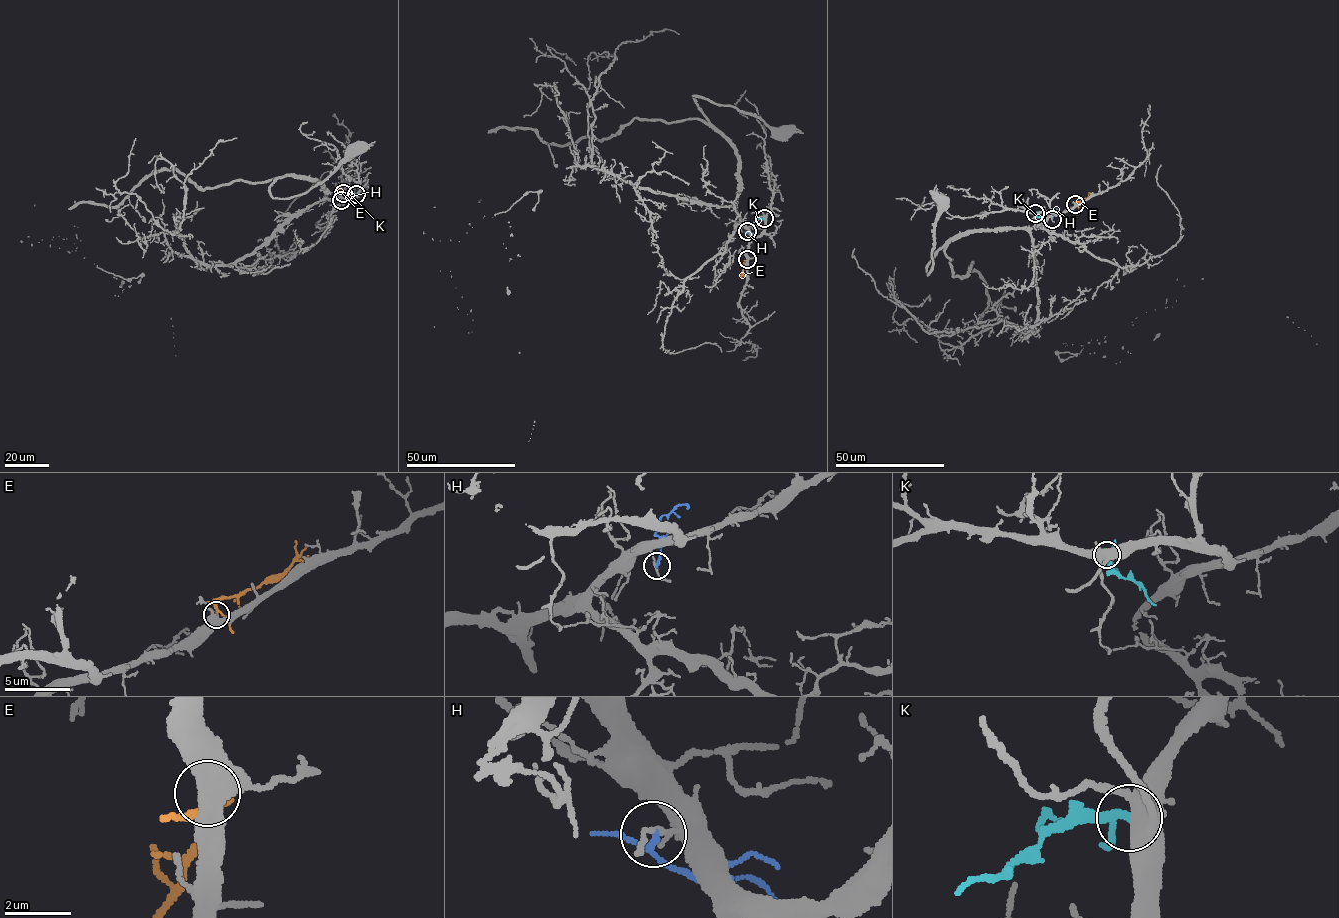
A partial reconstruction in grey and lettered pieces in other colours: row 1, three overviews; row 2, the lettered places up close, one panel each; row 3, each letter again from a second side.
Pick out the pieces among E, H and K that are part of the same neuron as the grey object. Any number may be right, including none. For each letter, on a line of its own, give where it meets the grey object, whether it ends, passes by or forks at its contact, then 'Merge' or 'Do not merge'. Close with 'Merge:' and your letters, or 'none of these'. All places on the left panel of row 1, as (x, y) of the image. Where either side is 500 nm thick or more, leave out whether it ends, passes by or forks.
E: Touches grey at (343, 193). It forks there. Merge
H: Touches grey at (341, 200). It passes by. Do not merge
K: Touches grey at (356, 194). It passes by. Merge
Merge: E, K

